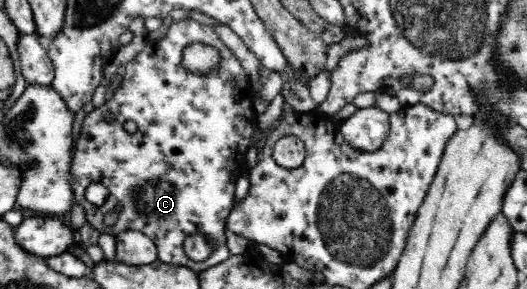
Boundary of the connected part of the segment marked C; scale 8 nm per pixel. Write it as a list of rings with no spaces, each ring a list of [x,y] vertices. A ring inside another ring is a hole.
[[[191,18],[177,22],[169,20],[166,26],[168,31],[165,36],[161,37],[159,41],[146,39],[146,46],[143,51],[139,52],[130,62],[125,64],[126,72],[122,82],[117,91],[113,93],[113,98],[108,101],[108,112],[111,113],[113,120],[107,121],[105,119],[103,109],[93,108],[81,124],[81,133],[84,138],[80,139],[74,147],[73,165],[71,165],[71,186],[73,186],[73,197],[75,201],[81,204],[85,210],[86,221],[101,234],[110,234],[115,237],[119,233],[122,233],[122,231],[141,231],[147,238],[155,242],[158,259],[163,263],[187,266],[195,273],[201,273],[201,271],[205,271],[205,269],[209,269],[209,267],[225,261],[225,259],[231,255],[226,244],[226,223],[228,215],[235,207],[234,191],[237,181],[239,181],[240,177],[247,177],[249,174],[249,169],[245,164],[247,162],[247,150],[249,149],[249,145],[251,145],[251,137],[253,137],[253,133],[255,133],[256,126],[258,125],[258,114],[255,112],[255,108],[253,108],[255,90],[252,87],[249,74],[243,69],[243,66],[240,64],[237,56],[232,52],[232,49],[227,47],[225,42],[221,41],[219,35],[214,31],[213,26],[204,25]],[[193,42],[211,45],[219,50],[221,61],[219,61],[219,67],[217,67],[215,71],[209,71],[209,73],[205,73],[205,75],[198,75],[198,73],[191,73],[183,69],[181,65],[182,53],[184,49]],[[127,121],[134,121],[136,123],[137,131],[135,133],[129,133],[125,130],[123,125],[125,125]],[[90,183],[102,183],[107,187],[109,194],[103,205],[94,205],[85,198],[85,189],[87,189]],[[109,211],[117,211],[118,213],[118,220],[112,226],[105,225],[105,222],[103,222],[105,214],[109,213]],[[189,235],[207,235],[215,242],[215,247],[213,247],[211,255],[209,255],[205,261],[193,261],[187,257],[187,254],[184,252],[184,239],[189,237]]]

